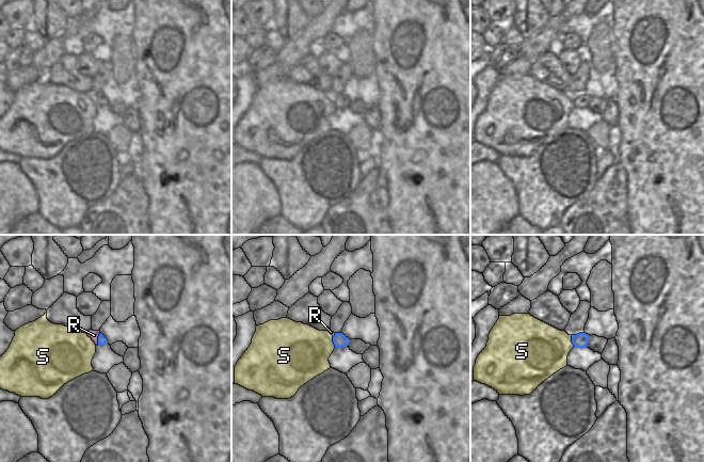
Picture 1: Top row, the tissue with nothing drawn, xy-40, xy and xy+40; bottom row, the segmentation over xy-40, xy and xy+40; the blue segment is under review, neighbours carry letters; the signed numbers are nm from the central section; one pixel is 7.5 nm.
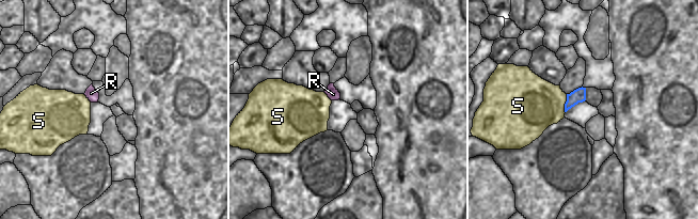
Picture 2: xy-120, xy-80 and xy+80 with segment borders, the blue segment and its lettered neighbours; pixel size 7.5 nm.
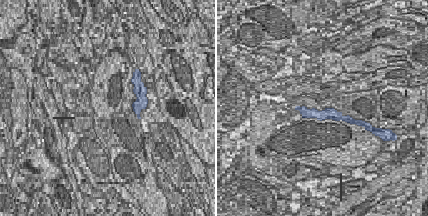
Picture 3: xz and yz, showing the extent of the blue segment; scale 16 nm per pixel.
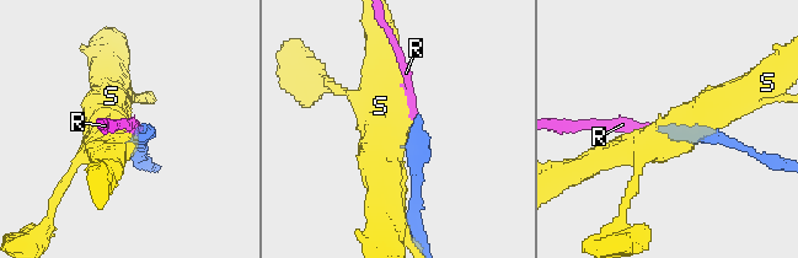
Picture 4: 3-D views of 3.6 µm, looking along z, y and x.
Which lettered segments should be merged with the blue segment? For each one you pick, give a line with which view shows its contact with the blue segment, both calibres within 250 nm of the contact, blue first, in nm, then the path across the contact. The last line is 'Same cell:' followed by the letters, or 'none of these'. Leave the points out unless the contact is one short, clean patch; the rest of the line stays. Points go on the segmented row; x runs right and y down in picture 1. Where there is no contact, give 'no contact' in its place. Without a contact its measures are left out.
R: xy-40 | 60/70 nm | across xy-40 (101, 339), (98, 339), (94, 335)
Same cell: R

